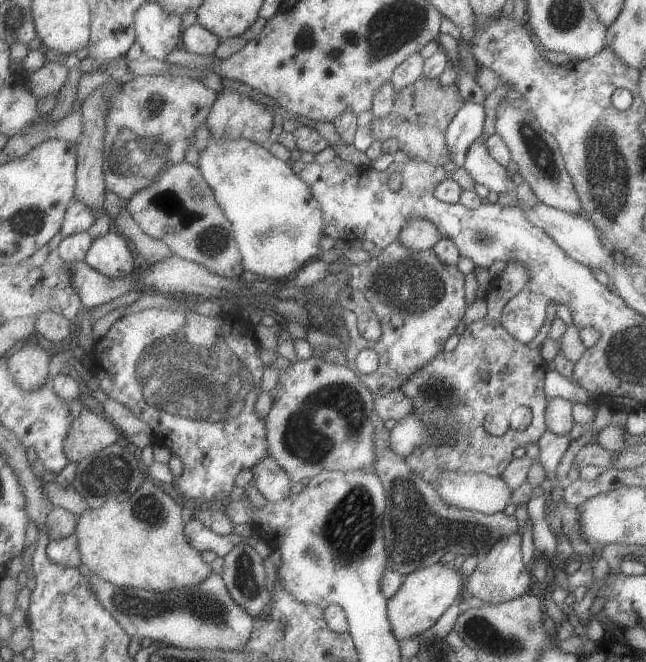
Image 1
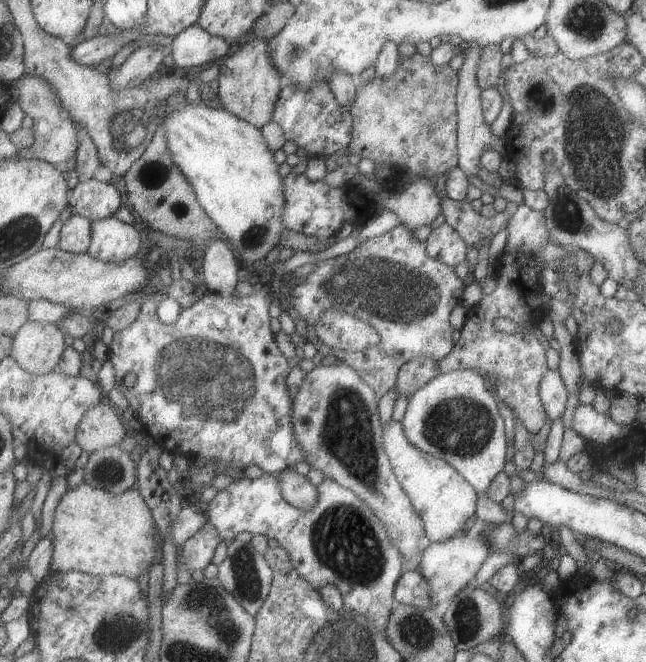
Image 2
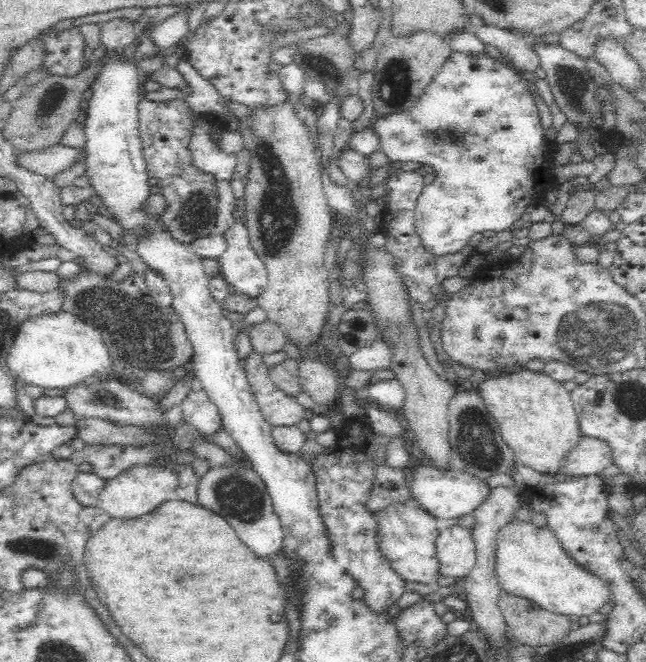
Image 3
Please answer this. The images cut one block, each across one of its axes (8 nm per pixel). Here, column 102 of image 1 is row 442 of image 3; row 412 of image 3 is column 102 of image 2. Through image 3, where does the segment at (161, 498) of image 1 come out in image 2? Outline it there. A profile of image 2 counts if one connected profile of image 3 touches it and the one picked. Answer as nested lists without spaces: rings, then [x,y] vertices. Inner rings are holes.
[[[87,482],[74,489],[68,488],[57,504],[51,528],[56,536],[54,541],[56,549],[52,560],[53,573],[81,571],[97,576],[123,575],[137,580],[139,576],[151,570],[153,562],[159,556],[156,518],[140,489],[129,489],[121,495],[114,495],[92,487]]]

